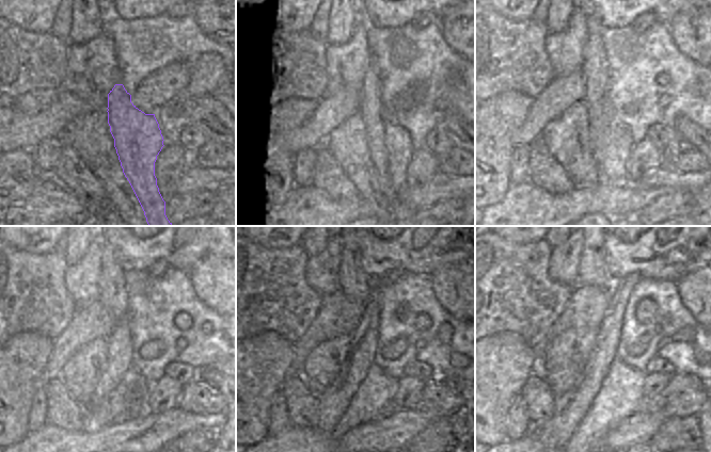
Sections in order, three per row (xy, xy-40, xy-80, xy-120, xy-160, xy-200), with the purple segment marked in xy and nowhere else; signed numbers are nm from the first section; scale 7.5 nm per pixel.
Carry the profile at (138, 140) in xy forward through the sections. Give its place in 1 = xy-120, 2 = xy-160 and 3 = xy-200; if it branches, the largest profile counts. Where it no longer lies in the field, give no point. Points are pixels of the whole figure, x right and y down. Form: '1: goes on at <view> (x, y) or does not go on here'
1: goes on at xy-120 (113, 294)
2: goes on at xy-160 (353, 281)
3: goes on at xy-200 (593, 270)

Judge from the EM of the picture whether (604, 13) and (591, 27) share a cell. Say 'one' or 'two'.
two

